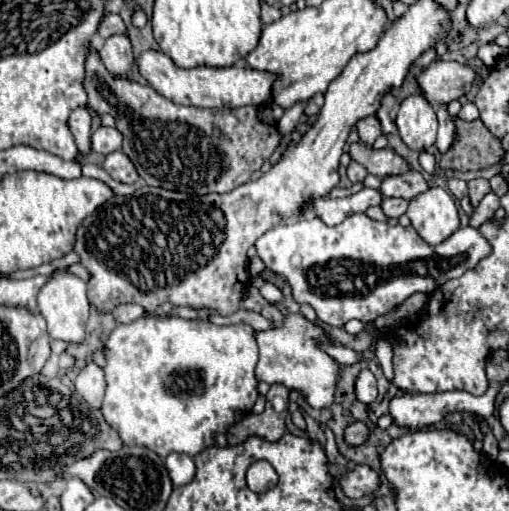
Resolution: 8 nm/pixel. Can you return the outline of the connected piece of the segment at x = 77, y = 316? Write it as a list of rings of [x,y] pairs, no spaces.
[[[61,269],[45,283],[45,287],[41,287],[37,295],[37,305],[39,305],[39,313],[47,321],[47,331],[53,339],[61,339],[65,343],[83,343],[85,323],[89,319],[89,301],[87,301],[85,281]]]

